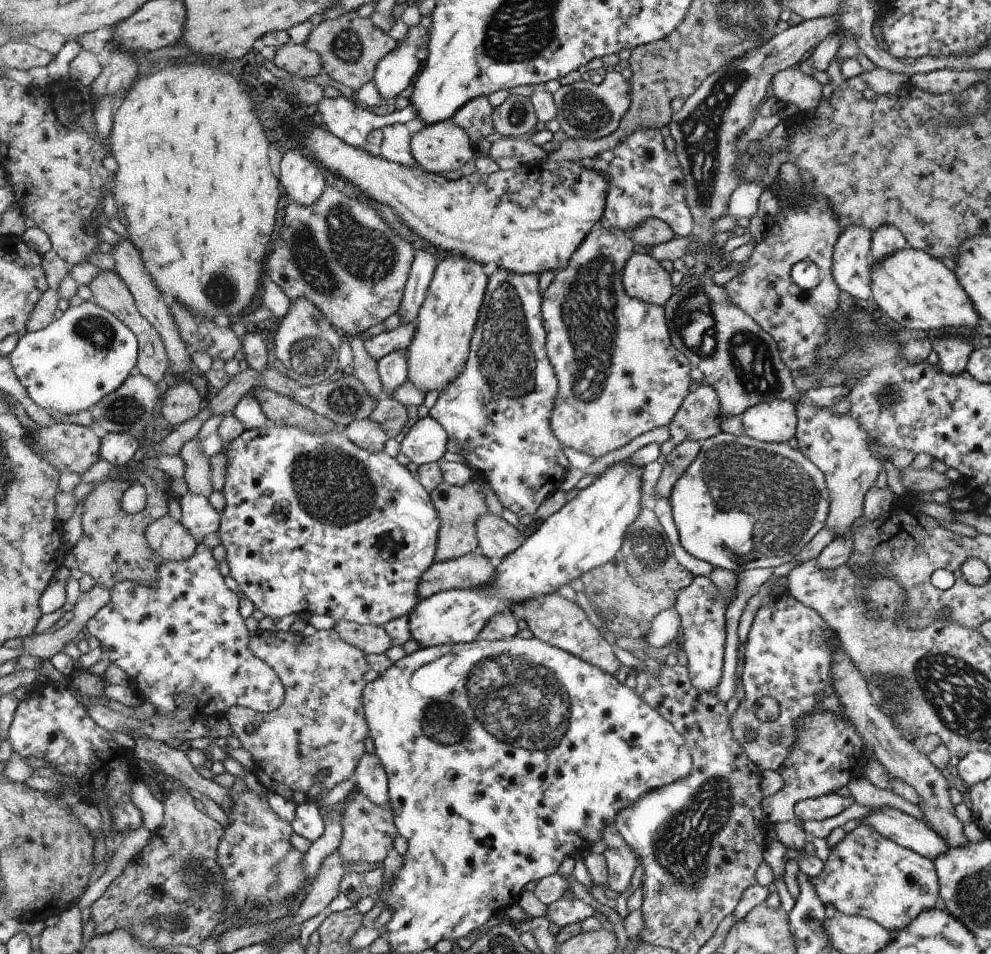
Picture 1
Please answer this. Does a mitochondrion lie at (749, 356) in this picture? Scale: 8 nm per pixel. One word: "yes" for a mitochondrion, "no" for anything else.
yes

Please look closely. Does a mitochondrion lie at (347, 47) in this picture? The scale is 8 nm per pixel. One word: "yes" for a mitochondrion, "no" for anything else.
yes

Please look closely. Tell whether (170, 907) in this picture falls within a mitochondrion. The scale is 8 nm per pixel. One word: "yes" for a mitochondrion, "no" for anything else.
yes

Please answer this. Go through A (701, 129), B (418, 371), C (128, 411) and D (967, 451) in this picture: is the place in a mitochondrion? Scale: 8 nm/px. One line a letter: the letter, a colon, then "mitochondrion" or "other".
A: mitochondrion
B: other
C: mitochondrion
D: other

